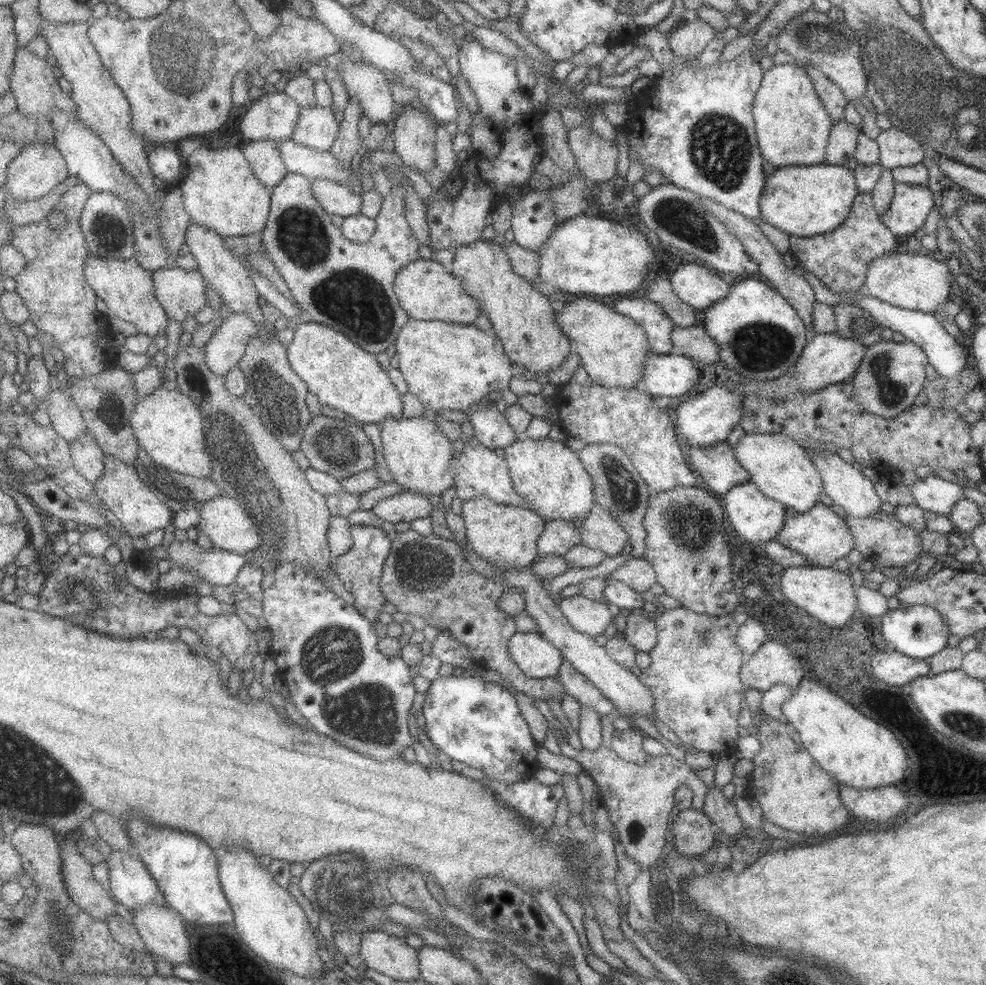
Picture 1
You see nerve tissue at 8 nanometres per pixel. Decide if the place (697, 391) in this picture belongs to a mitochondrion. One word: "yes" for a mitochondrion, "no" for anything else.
no

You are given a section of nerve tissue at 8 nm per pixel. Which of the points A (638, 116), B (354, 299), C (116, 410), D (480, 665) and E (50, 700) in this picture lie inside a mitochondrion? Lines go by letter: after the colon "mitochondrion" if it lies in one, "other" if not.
A: other
B: mitochondrion
C: other
D: other
E: other

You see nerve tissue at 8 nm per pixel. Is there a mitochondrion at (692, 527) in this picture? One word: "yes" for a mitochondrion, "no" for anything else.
yes

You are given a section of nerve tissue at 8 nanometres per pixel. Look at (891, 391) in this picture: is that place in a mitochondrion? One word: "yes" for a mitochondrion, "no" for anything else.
yes

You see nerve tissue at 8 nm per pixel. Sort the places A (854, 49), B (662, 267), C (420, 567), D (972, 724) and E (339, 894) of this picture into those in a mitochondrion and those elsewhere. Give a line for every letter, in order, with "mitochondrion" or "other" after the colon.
A: mitochondrion
B: other
C: mitochondrion
D: mitochondrion
E: mitochondrion

